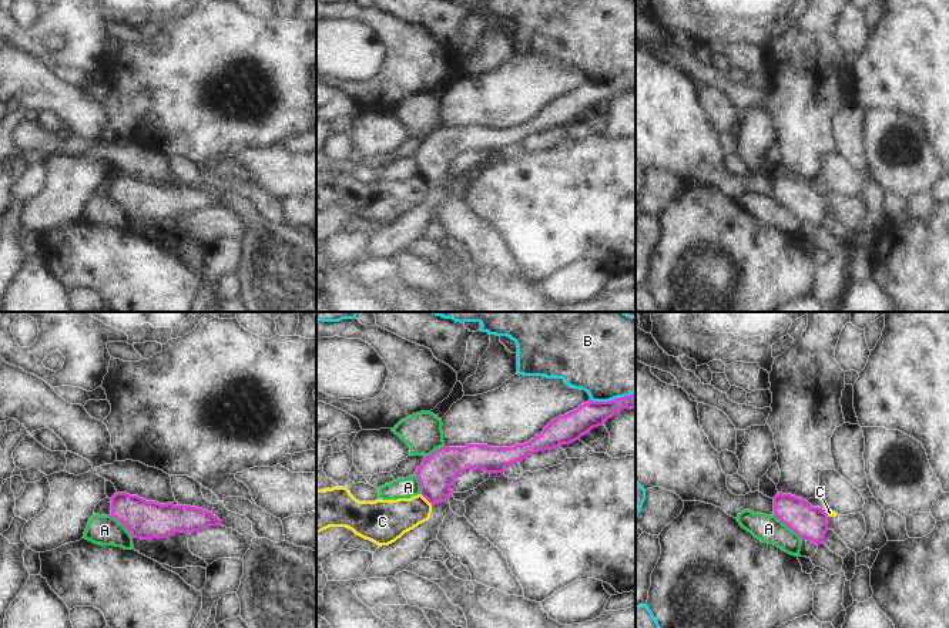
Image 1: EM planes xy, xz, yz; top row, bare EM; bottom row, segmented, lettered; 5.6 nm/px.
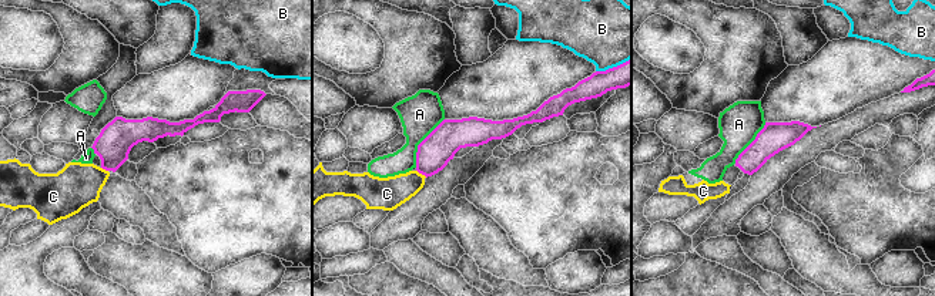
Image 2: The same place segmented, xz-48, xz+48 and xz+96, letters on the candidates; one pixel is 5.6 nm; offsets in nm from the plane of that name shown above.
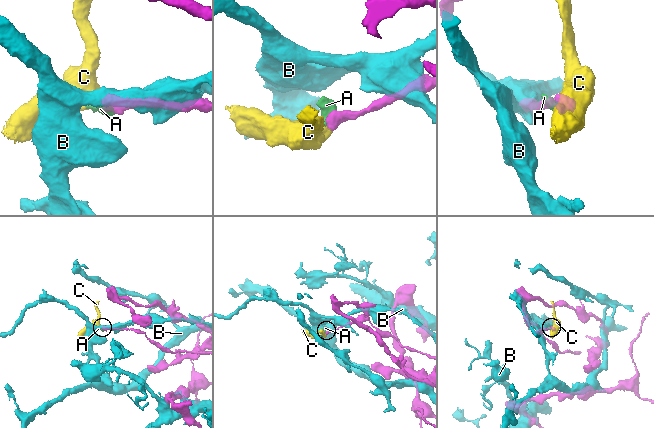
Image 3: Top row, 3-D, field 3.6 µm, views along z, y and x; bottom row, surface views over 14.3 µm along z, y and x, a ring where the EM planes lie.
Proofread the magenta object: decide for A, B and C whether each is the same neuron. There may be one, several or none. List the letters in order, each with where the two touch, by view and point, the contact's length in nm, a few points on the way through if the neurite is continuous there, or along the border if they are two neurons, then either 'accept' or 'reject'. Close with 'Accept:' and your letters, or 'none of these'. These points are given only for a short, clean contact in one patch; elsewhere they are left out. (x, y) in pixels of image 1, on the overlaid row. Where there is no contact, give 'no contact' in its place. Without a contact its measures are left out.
A: yz (788, 527) | 220 nm | along yz (774, 514), (802, 540) | reject
B: xz (612, 400) | 260 nm | reject
C: xz (425, 497) | 90 nm | along xz (421, 493), (431, 504) | reject
Accept: none of these

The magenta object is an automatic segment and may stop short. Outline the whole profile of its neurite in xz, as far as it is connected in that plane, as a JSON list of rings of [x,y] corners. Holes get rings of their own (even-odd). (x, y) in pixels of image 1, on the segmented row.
[[[636,393],[610,402],[587,402],[573,412],[551,420],[544,430],[524,444],[513,447],[490,447],[467,444],[465,447],[440,447],[425,457],[415,474],[420,481],[420,494],[430,503],[446,501],[452,494],[450,486],[466,470],[503,473],[504,469],[527,456],[570,444],[591,429],[623,409],[636,409]]]

